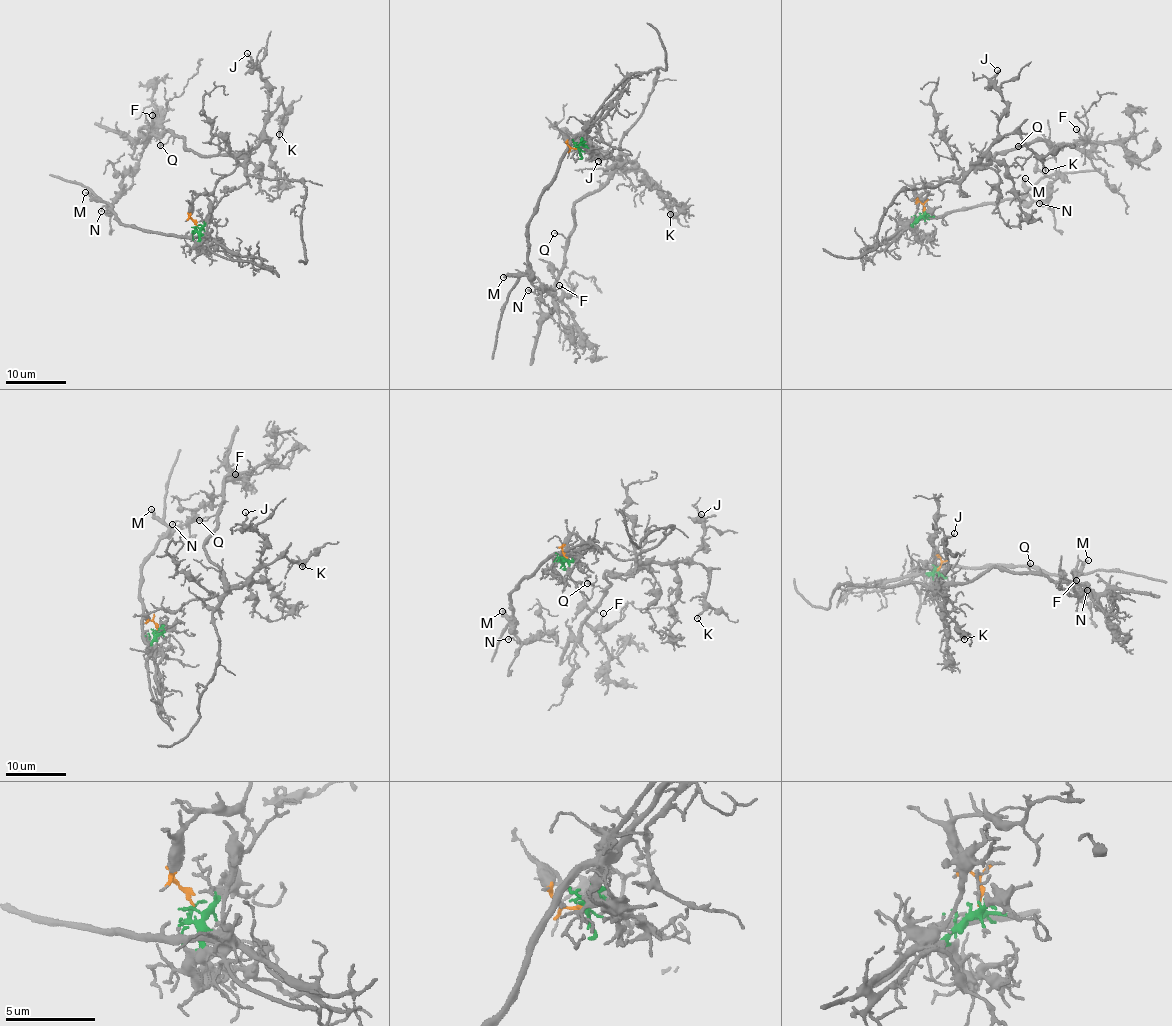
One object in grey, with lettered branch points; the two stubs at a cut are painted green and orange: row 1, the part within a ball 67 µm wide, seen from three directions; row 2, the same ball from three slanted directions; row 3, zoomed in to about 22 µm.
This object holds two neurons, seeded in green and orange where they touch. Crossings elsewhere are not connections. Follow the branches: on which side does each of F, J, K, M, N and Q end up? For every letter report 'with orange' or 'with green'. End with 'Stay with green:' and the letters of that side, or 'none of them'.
F: with orange
J: with orange
K: with orange
M: with green
N: with green
Q: with orange
Stay with green: M, N

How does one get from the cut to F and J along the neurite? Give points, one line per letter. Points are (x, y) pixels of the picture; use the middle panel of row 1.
F: (578, 147), (564, 137), (619, 160), (619, 168), (575, 204), (552, 294), (559, 297), (559, 285)
J: (578, 147), (572, 148), (564, 137), (607, 157), (629, 160), (636, 168), (625, 169), (606, 156), (599, 161)

